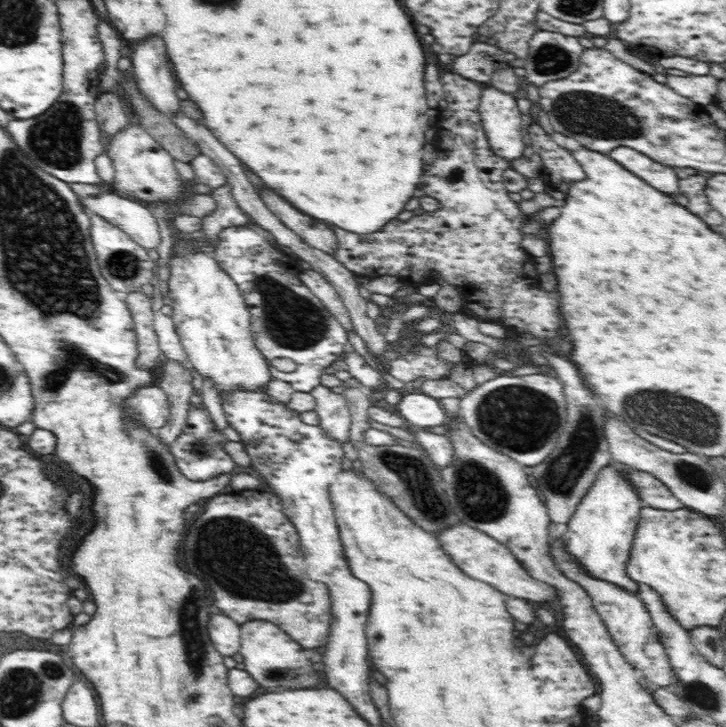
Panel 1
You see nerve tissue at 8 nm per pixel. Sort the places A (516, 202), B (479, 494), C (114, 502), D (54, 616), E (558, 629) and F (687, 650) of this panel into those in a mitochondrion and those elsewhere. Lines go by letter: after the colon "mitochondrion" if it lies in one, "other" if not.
A: other
B: mitochondrion
C: other
D: other
E: other
F: other

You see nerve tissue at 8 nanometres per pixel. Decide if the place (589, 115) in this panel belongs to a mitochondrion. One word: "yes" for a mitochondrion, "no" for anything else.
yes

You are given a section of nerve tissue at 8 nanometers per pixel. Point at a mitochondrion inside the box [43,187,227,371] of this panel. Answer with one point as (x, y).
(123, 266)

